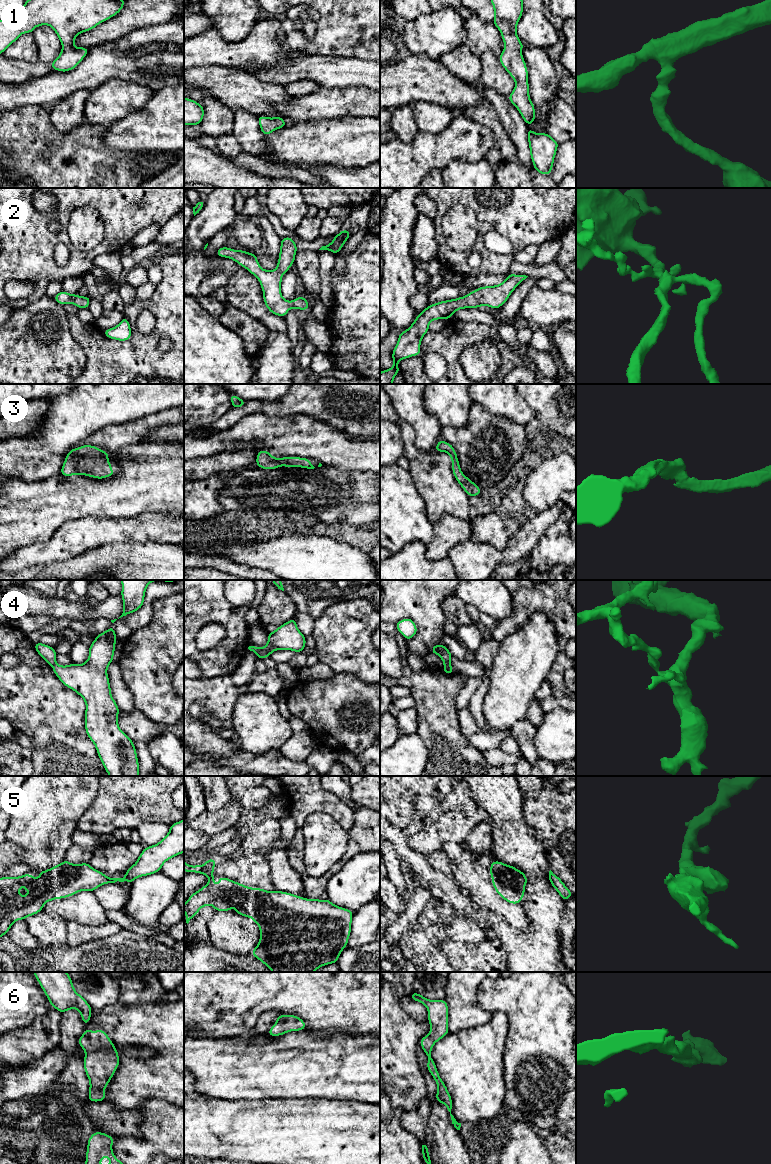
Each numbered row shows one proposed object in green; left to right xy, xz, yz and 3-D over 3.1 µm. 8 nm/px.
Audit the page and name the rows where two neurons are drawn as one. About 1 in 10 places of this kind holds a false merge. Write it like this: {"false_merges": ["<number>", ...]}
{"false_merges": ["4"]}

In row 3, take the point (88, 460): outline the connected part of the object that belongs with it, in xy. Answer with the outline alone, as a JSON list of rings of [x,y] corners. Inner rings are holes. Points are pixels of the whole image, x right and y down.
[[[83,445],[71,449],[65,457],[60,474],[67,477],[85,475],[92,478],[104,479],[114,476],[109,454],[92,445]]]

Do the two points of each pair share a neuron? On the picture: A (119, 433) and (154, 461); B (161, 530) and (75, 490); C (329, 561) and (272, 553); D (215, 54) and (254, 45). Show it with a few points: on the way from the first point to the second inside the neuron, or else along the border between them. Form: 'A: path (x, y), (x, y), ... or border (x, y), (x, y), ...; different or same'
A: border (140, 443), (124, 446), (118, 452), (117, 460); different
B: border (154, 512), (146, 512), (129, 517), (107, 516); different
C: path (315, 561), (300, 561), (286, 556); same
D: path (225, 54), (244, 54); same

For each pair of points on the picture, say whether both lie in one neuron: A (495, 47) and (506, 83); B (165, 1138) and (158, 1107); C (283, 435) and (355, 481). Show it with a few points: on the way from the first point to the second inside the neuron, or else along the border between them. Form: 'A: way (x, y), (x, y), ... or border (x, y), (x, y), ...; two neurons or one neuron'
A: border (479, 56), (486, 51), (492, 51), (498, 57); two neurons
B: way (165, 1130), (165, 1125), (159, 1115); one neuron
C: border (322, 464), (343, 470), (356, 470); two neurons

